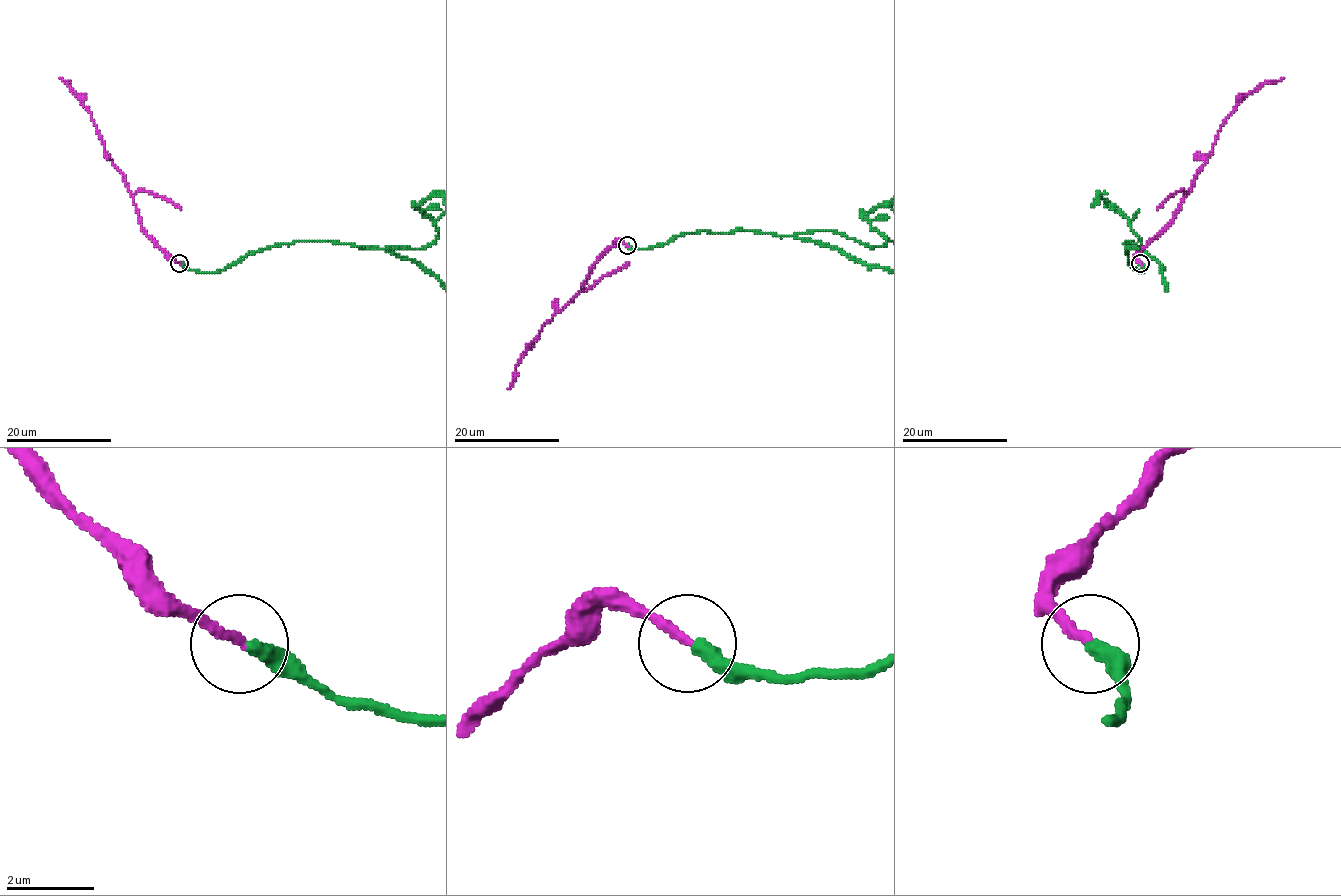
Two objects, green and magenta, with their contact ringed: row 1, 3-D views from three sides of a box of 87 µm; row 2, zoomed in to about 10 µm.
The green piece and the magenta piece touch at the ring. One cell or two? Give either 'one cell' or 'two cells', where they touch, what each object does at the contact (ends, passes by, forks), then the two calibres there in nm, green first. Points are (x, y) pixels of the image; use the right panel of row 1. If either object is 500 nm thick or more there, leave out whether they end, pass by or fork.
one cell; place (1140, 263); green ends; magenta ends; calibres 360 and 240 nm

